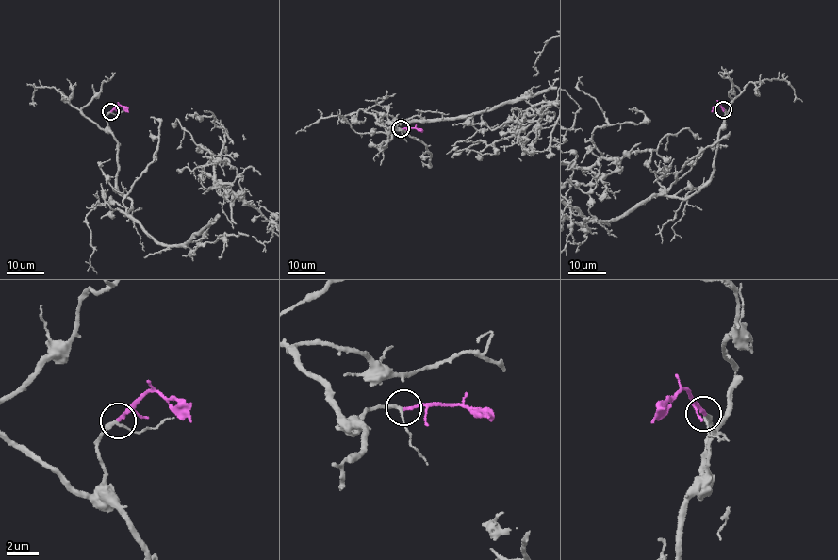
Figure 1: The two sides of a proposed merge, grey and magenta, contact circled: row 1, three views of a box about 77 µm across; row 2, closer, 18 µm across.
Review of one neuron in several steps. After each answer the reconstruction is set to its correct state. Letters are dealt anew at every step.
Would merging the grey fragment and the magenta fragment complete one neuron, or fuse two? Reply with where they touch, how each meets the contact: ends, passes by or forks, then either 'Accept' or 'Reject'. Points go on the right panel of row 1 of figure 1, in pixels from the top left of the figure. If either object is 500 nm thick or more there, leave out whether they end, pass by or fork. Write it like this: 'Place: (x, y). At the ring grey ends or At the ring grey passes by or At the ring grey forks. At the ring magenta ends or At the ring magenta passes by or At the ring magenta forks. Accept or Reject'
Place: (723, 109). At the ring grey passes by. At the ring magenta ends. Accept

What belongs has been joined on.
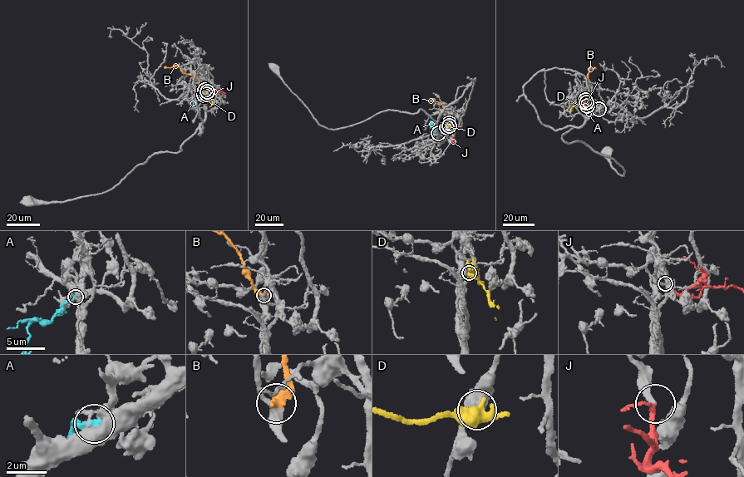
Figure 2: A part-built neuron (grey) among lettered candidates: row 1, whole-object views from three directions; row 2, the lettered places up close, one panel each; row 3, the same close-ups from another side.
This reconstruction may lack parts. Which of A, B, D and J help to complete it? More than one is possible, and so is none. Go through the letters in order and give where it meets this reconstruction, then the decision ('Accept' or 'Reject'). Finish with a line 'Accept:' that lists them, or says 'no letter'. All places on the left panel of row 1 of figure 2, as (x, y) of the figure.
A: Touches grey at (204, 95). Reject
B: Touches grey at (204, 90). Reject
D: Touches grey at (206, 94). Reject
J: Touches grey at (207, 91). Accept
Accept: J

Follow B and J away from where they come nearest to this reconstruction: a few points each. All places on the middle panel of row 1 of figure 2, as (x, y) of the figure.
B: (449, 123), (442, 104), (430, 101)
J: (449, 125), (453, 142), (455, 140)

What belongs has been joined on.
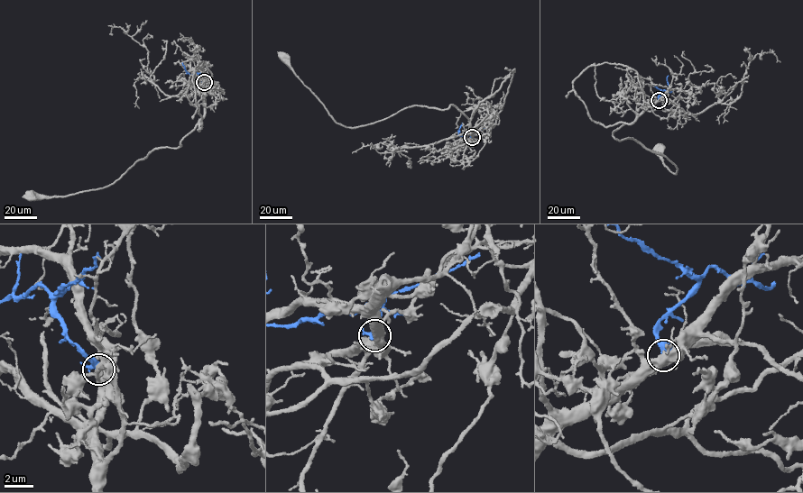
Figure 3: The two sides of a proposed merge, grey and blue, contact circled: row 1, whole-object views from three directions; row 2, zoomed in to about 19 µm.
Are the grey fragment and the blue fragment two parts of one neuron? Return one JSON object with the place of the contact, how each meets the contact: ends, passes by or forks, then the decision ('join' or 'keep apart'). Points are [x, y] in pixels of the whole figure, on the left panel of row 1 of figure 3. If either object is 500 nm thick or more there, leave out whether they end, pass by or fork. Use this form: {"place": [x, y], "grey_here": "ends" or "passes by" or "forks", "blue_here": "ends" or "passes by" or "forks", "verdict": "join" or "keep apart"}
{"place": [204, 82], "verdict": "keep apart"}

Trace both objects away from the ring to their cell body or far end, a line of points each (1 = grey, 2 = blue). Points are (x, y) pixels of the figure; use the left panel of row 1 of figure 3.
1: (204, 83), (205, 114), (182, 139), (180, 146), (155, 148), (113, 184), (103, 187), (65, 196), (32, 196)
2: (204, 83), (198, 73), (189, 75), (182, 63)

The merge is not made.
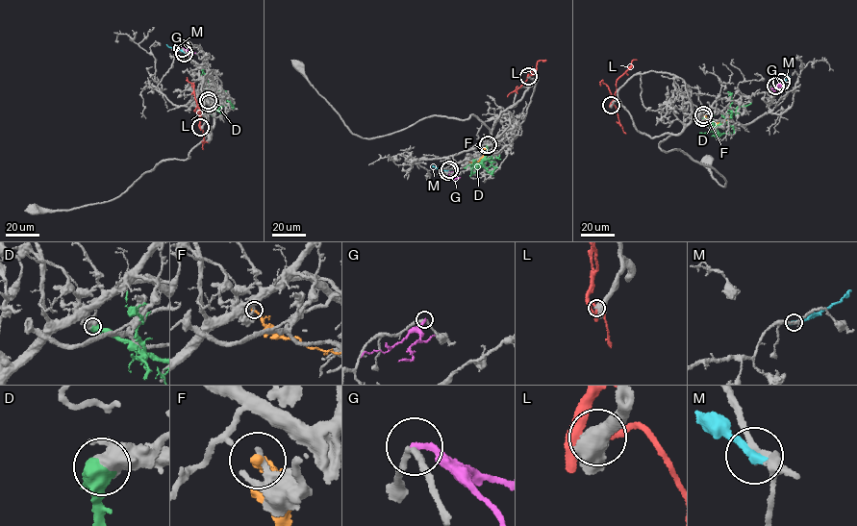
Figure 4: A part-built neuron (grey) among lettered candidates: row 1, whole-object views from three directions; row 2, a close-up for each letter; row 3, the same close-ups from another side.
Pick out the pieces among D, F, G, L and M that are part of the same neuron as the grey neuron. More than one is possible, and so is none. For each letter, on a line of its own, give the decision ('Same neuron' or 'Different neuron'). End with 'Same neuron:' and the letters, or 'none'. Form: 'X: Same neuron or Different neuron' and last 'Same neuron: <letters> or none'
D: Different neuron
F: Different neuron
G: Different neuron
L: Different neuron
M: Different neuron
Same neuron: none

